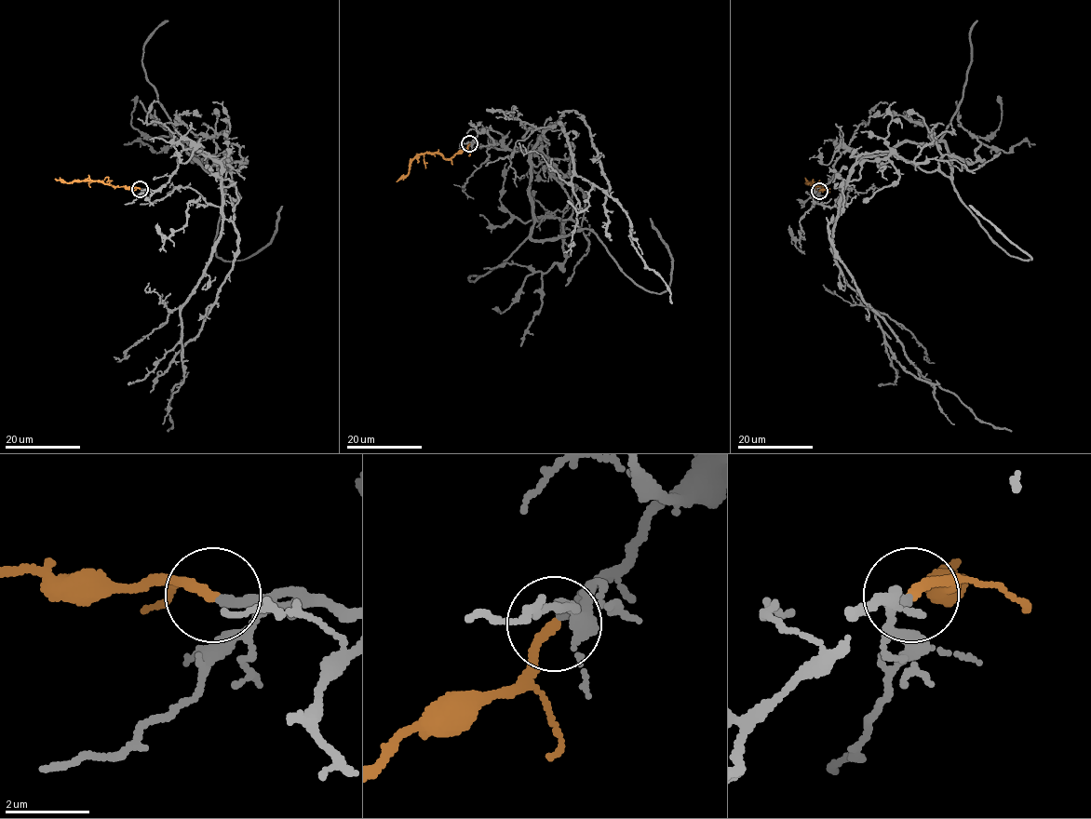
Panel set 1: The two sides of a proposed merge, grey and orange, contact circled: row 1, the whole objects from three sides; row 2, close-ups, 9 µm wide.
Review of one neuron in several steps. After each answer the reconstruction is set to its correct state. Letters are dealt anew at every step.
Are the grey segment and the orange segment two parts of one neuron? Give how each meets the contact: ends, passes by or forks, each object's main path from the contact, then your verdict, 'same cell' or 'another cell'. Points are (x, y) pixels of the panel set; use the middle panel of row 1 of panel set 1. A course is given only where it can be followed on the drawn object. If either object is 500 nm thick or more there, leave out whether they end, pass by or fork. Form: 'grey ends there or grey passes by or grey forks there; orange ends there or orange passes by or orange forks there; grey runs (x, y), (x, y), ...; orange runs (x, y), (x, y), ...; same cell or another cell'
grey passes by; orange ends there; grey runs (469, 143), (487, 131), (497, 149), (530, 151), (561, 122), (577, 176), (625, 211), (632, 246), (671, 303); orange runs (469, 143), (451, 158), (444, 158), (438, 153), (418, 154), (411, 161), (409, 172), (397, 181); same cell

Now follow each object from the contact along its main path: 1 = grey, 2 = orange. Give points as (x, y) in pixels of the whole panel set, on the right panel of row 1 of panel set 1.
1: (818, 191), (844, 152), (860, 157), (834, 228), (841, 274), (875, 313), (899, 366), (1012, 431)
2: (818, 190), (824, 189), (805, 183), (818, 185), (820, 181)

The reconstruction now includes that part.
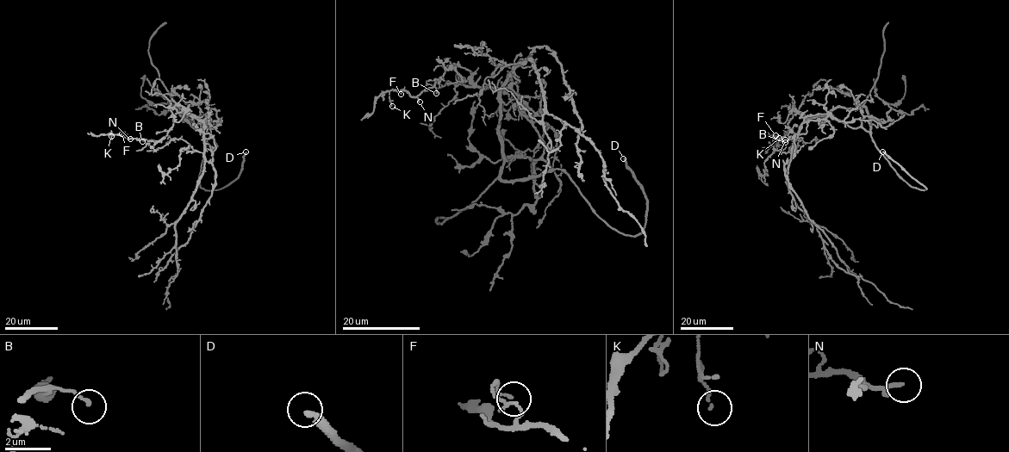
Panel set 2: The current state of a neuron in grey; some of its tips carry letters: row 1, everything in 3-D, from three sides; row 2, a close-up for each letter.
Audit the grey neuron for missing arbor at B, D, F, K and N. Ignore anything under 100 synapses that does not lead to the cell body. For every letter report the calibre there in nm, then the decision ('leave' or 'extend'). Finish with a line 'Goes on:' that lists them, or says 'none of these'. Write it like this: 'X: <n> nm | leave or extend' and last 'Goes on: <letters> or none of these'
B: 110 nm | leave
D: 280 nm | extend
F: 90 nm | leave
K: 100 nm | leave
N: 110 nm | leave
Goes on: D

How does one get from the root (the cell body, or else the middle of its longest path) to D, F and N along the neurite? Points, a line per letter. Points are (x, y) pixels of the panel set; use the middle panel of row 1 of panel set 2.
D: (513, 74), (513, 89), (544, 141), (543, 160), (569, 175), (604, 222), (637, 235), (647, 201), (623, 158)
F: (513, 74), (507, 73), (499, 88), (465, 87), (464, 77), (448, 68), (417, 95), (403, 89), (401, 94)
N: (513, 74), (507, 73), (506, 83), (499, 88), (465, 87), (464, 77), (448, 68), (418, 95), (420, 102)

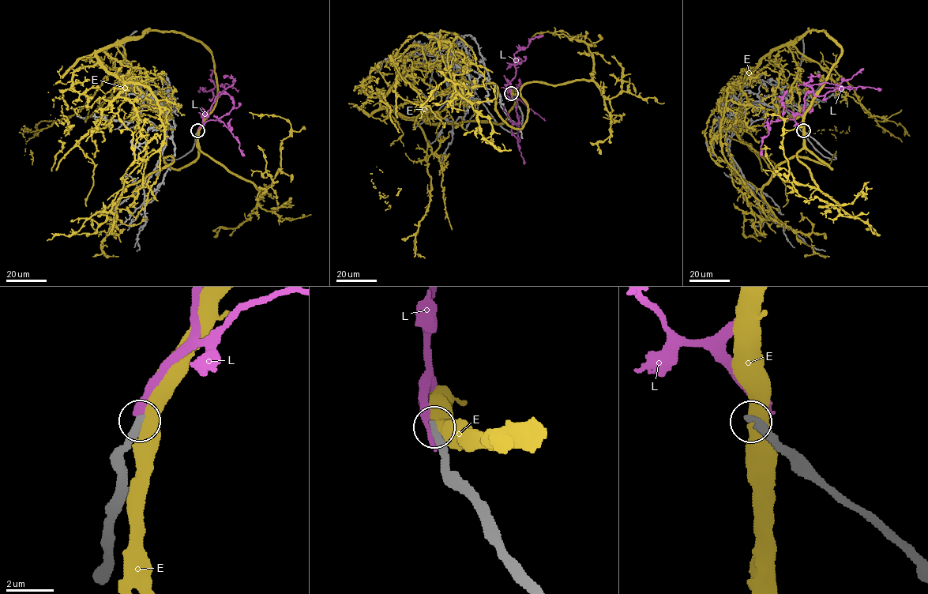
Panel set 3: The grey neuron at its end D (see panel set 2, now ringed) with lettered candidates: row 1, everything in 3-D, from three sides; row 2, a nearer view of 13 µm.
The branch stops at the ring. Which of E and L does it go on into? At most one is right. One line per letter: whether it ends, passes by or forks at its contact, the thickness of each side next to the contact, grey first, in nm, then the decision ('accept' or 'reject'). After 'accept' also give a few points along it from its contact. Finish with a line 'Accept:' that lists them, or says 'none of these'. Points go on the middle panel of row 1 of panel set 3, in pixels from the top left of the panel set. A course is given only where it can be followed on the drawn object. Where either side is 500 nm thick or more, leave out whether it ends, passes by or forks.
E: 440 nm thick on the grey side, 600 nm on the other; reject
L: it ends there; 400 nm thick on the grey side, 400 nm on the other; reject
Accept: none of these

